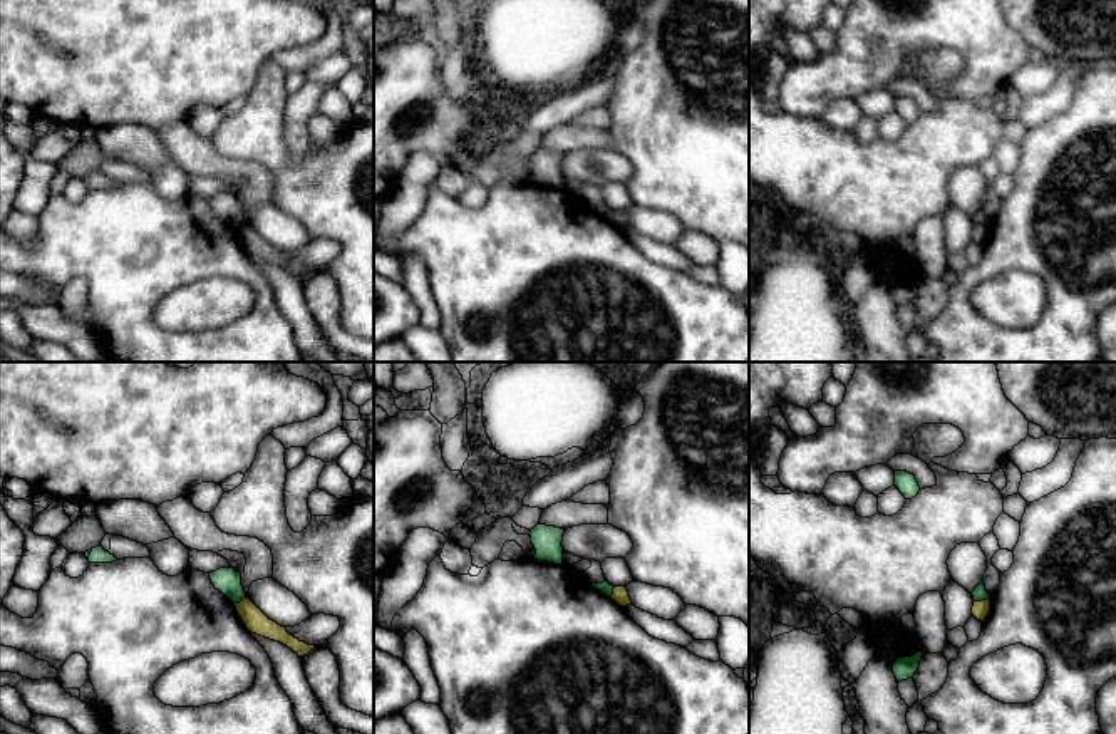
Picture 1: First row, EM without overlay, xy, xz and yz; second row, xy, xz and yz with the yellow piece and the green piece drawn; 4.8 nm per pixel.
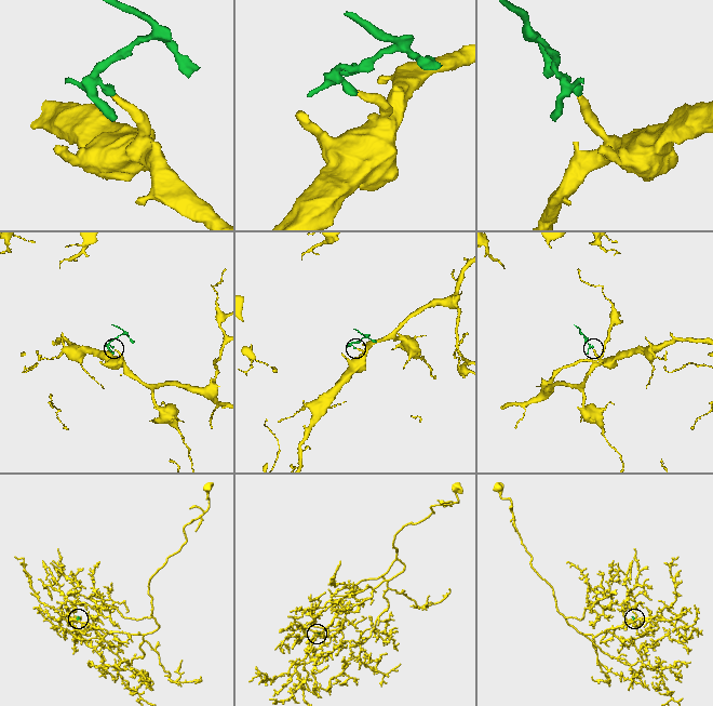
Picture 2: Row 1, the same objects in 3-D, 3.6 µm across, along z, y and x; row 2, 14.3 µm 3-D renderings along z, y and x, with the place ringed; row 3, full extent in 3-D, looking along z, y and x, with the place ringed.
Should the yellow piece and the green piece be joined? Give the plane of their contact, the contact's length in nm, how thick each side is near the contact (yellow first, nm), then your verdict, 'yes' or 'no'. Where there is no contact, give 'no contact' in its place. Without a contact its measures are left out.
meets yellow in yz; contact 70 nm long; 80 nm thick on the yellow side, 70 nm on the other; no

